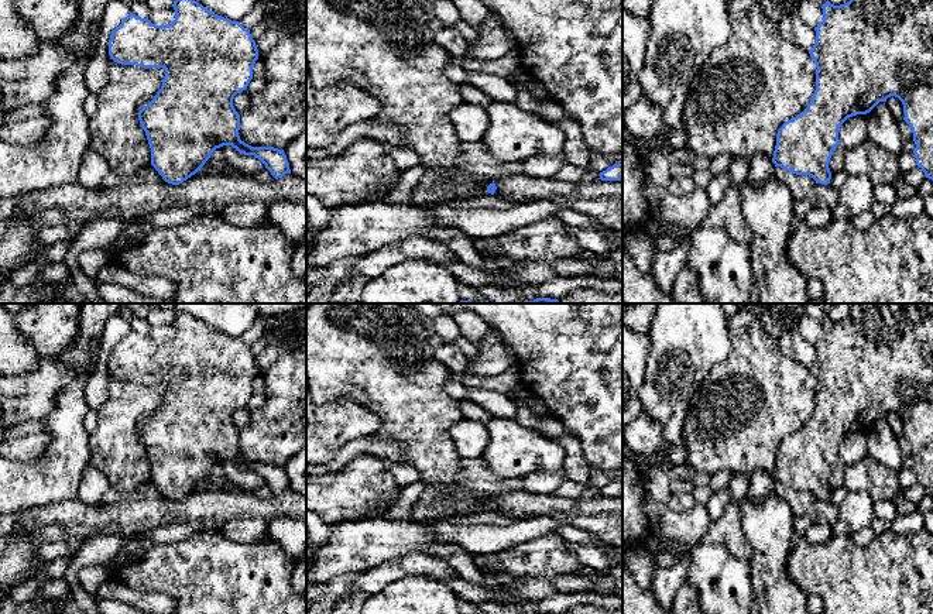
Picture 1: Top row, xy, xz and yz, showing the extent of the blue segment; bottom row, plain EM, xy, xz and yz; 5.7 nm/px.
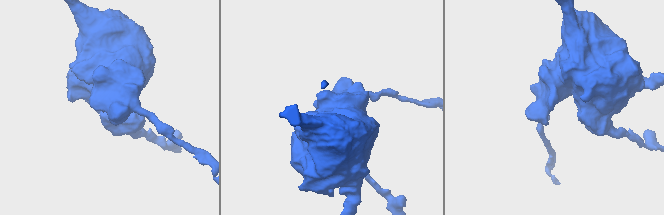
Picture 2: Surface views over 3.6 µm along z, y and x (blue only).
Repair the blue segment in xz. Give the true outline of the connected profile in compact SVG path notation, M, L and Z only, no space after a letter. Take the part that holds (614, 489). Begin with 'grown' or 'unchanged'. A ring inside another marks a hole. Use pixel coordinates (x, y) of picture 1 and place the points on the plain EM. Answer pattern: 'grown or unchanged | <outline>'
unchanged | M622 480L613 481L606 487L600 488L601 497L622 497Z

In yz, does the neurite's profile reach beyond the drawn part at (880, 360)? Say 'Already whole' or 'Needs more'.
Already whole

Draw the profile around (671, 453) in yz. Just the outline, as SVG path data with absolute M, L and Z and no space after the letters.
M685 443L679 446L666 446L661 449L661 453L665 459L665 464L672 464L675 462L682 462L686 459L687 452Z

